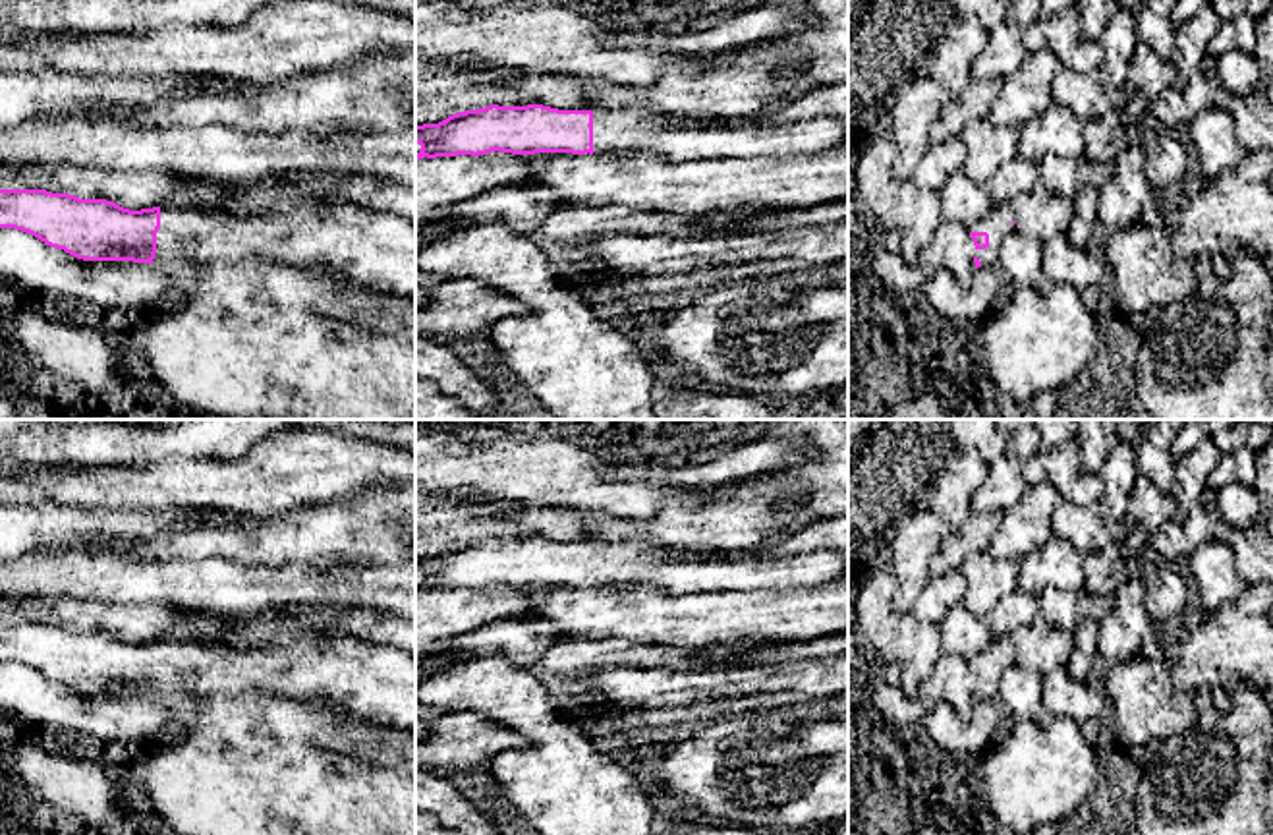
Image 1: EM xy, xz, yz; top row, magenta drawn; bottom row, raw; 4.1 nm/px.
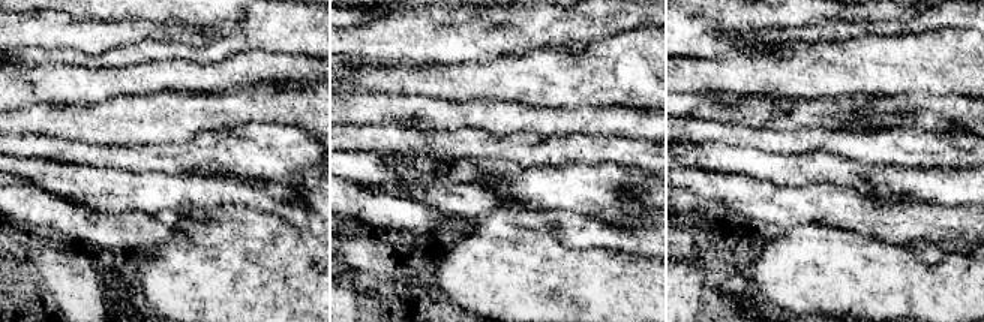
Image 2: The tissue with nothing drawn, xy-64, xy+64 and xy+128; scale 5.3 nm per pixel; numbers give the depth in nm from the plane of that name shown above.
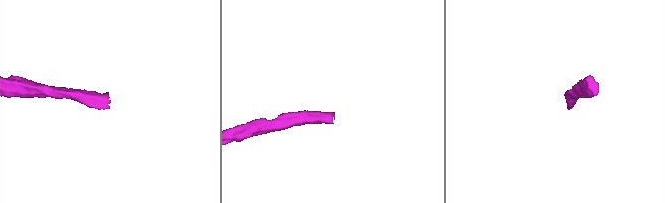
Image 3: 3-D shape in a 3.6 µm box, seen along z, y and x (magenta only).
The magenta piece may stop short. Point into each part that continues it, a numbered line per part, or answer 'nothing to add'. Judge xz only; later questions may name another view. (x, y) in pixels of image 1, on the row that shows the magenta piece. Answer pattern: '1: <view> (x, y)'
1: xz (626, 130)

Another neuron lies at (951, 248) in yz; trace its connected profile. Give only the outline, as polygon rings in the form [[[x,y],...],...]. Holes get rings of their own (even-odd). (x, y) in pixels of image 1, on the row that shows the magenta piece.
[[[941,220],[916,263],[929,265],[933,271],[947,269],[960,286],[968,288],[976,273],[974,251],[970,228]]]

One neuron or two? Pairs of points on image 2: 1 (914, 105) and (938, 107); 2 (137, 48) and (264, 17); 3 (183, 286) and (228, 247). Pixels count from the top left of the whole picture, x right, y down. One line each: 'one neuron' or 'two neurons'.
1: one neuron
2: one neuron
3: one neuron

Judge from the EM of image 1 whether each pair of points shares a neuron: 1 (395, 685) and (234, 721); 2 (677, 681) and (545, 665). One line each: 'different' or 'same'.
1: different
2: different

